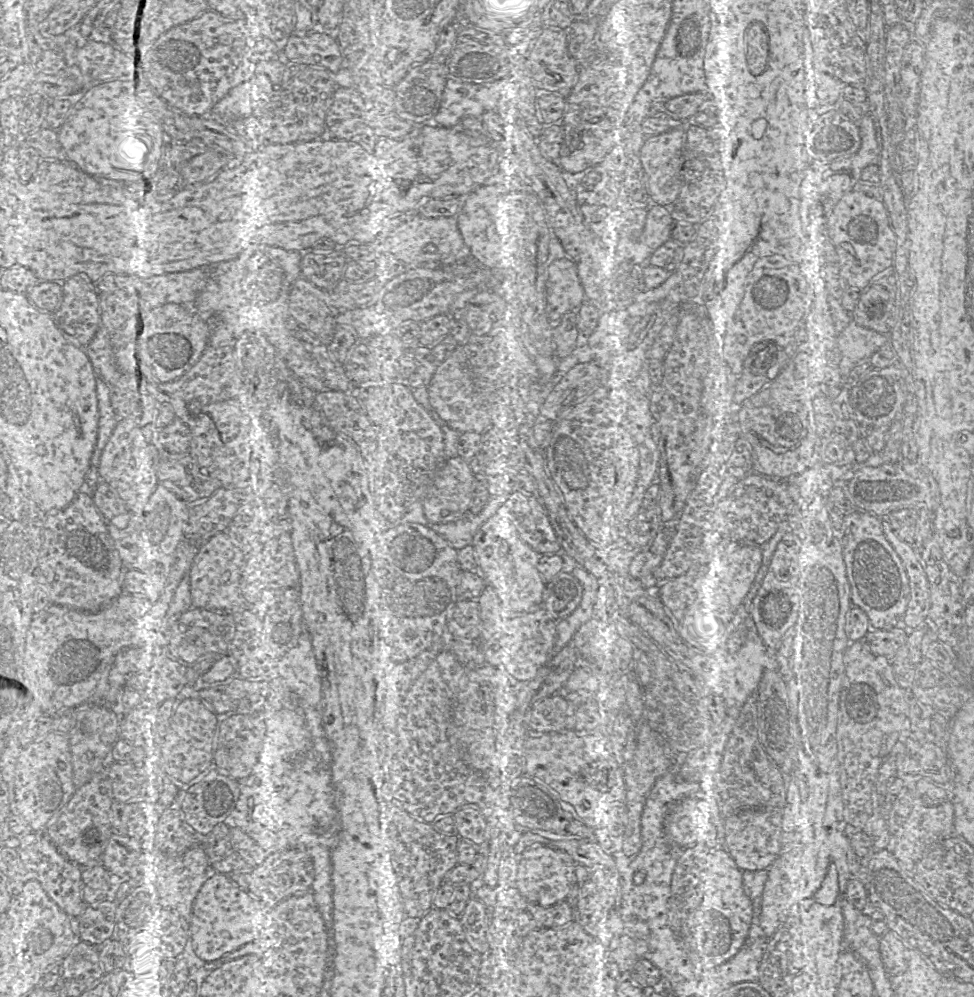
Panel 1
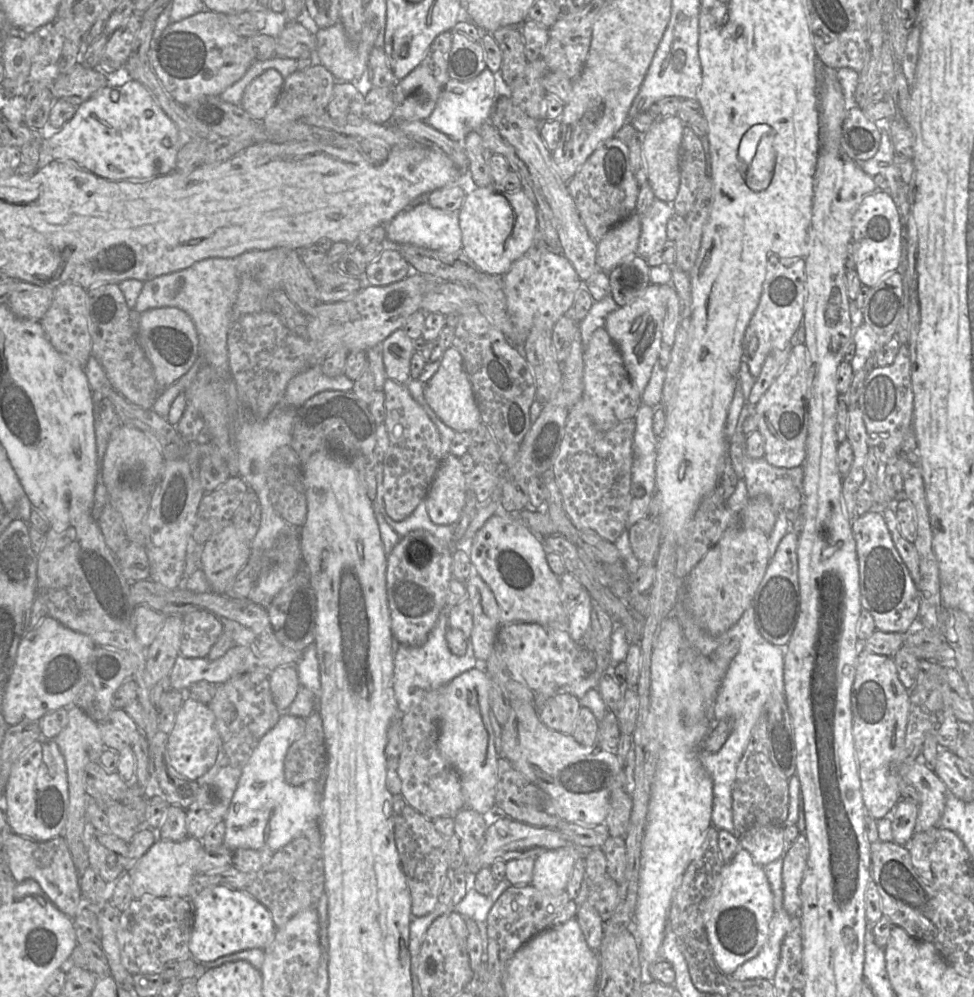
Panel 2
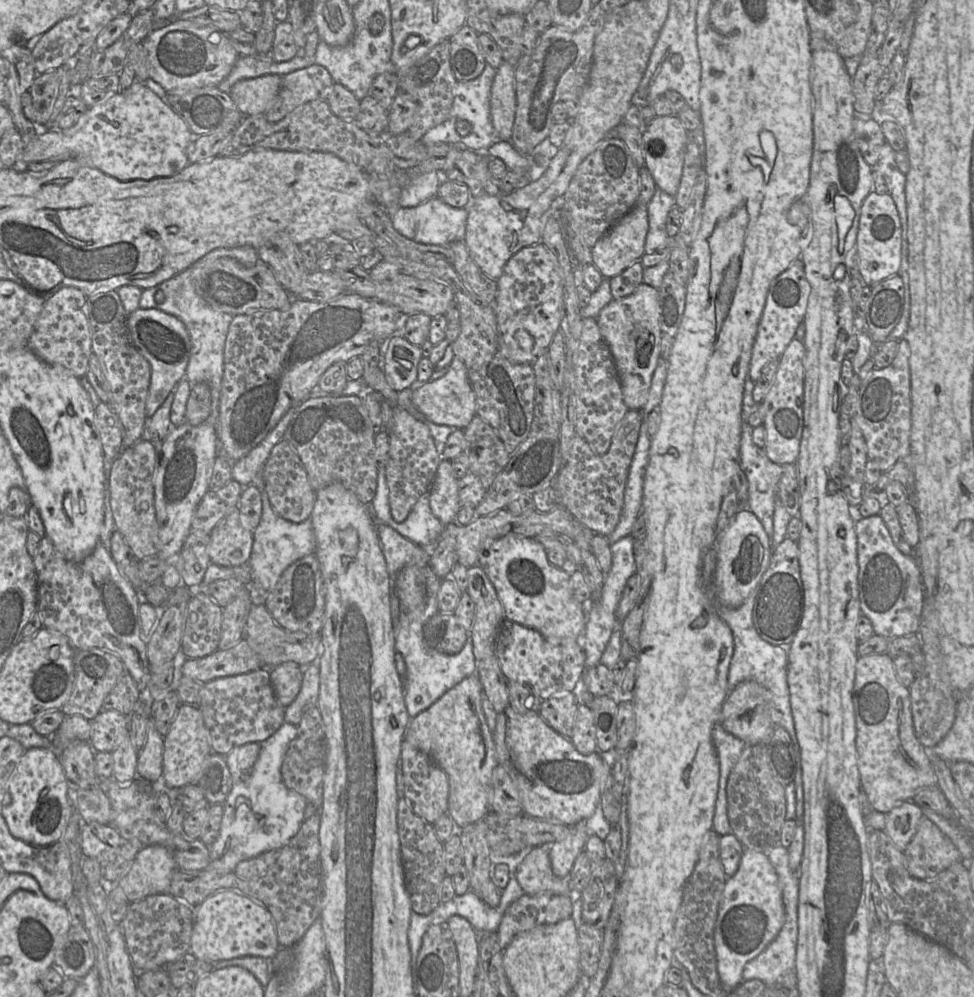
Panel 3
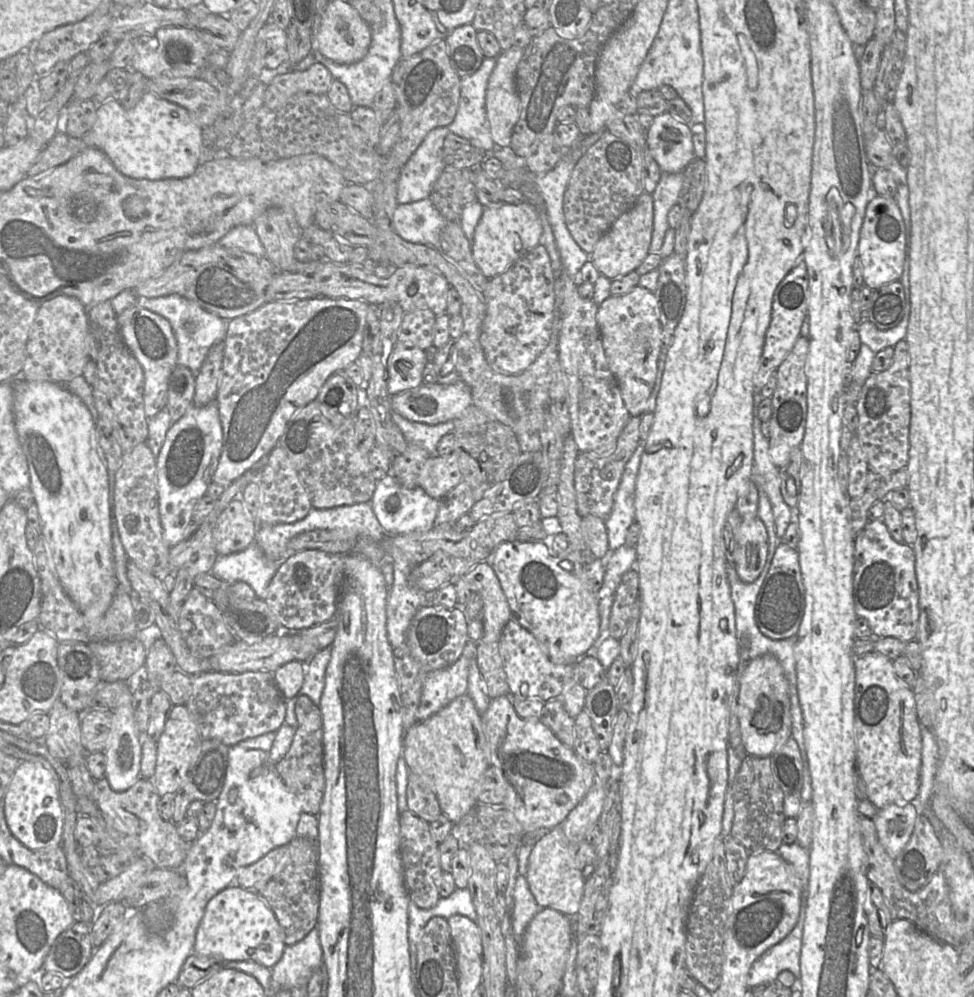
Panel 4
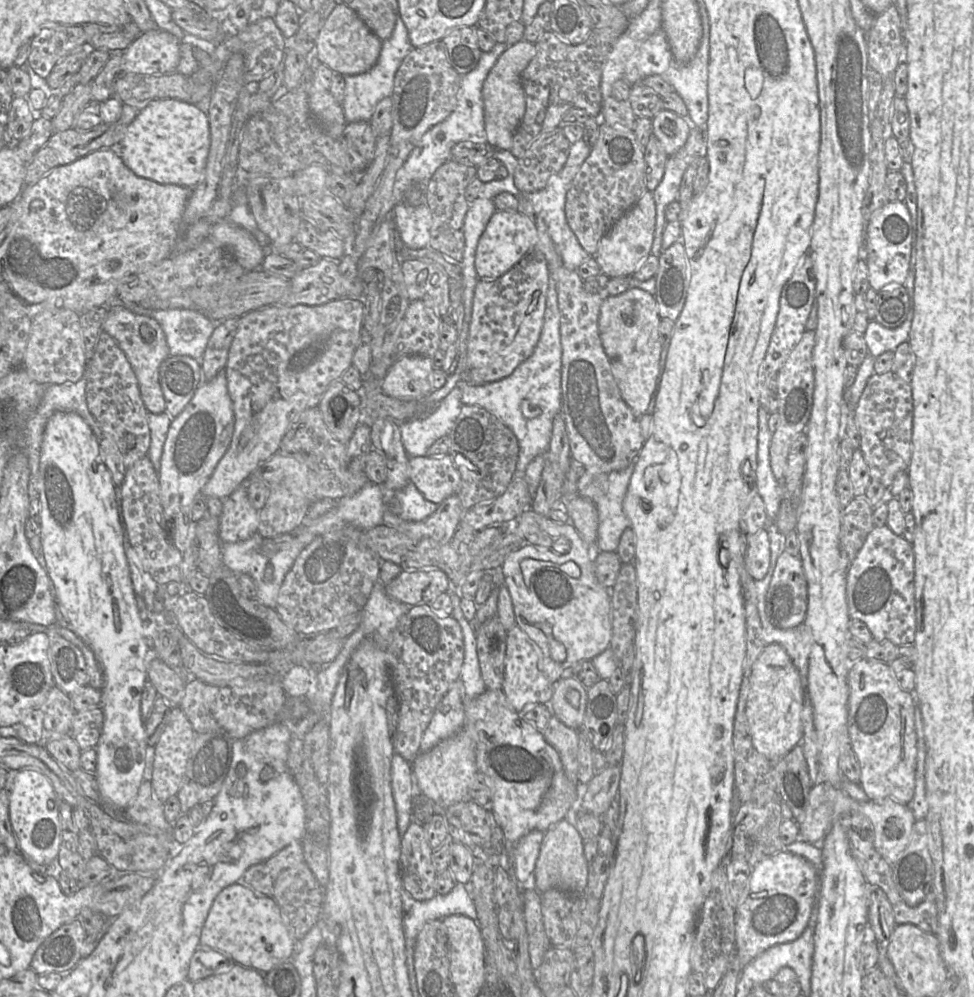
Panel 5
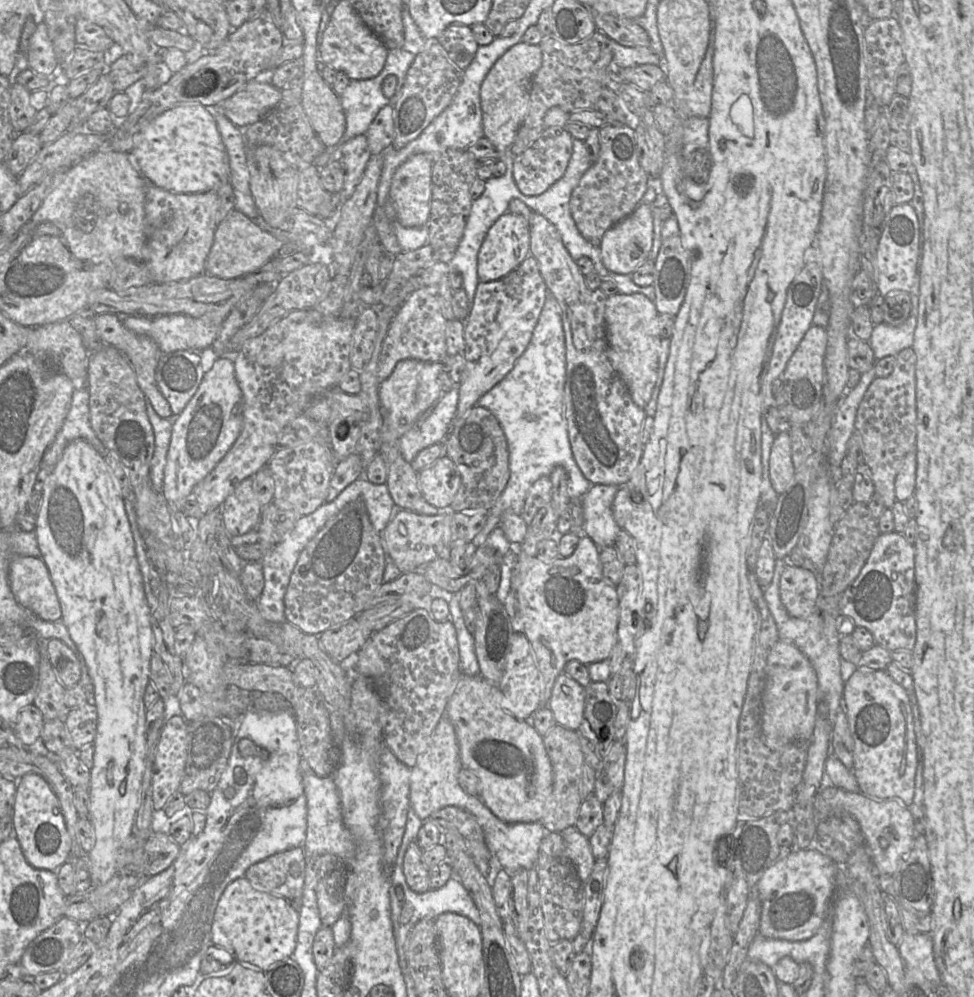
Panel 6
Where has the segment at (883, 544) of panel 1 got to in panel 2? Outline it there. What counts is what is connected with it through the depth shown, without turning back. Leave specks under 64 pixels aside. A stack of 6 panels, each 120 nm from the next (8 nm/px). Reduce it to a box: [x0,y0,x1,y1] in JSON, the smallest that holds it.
[852,511,919,634]

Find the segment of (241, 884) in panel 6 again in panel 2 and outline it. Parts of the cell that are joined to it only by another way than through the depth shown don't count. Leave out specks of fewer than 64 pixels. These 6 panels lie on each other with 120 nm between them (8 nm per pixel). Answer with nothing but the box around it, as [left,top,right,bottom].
[189,886,276,963]

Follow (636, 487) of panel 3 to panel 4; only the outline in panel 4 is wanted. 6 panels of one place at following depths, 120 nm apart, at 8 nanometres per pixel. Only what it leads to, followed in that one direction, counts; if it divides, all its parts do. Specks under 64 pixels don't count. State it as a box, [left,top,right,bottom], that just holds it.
[605,442,644,552]

